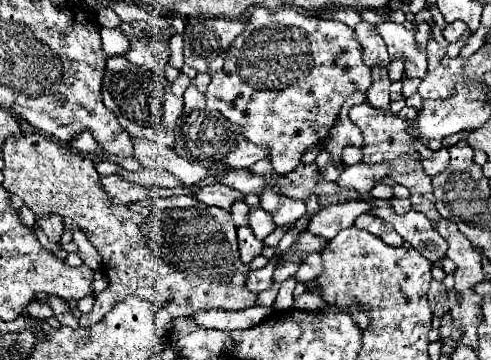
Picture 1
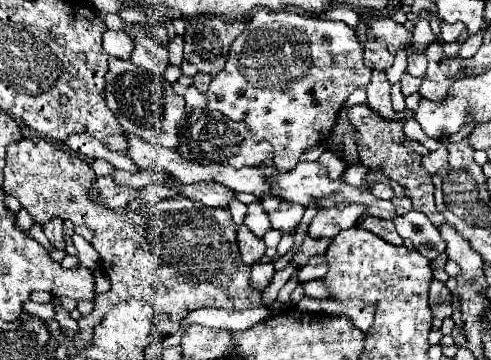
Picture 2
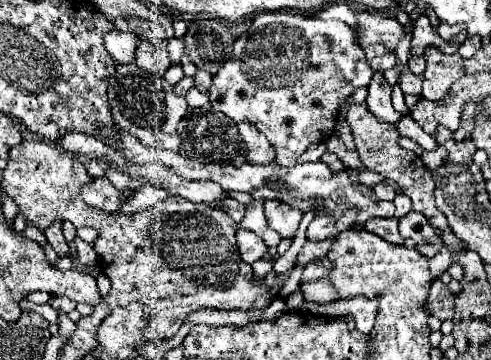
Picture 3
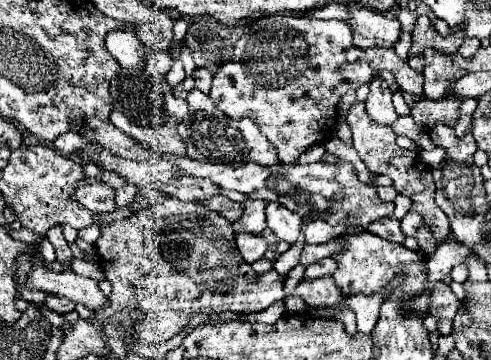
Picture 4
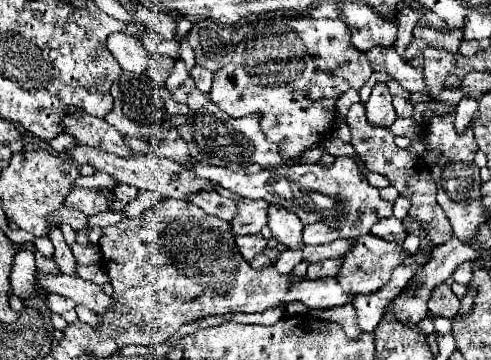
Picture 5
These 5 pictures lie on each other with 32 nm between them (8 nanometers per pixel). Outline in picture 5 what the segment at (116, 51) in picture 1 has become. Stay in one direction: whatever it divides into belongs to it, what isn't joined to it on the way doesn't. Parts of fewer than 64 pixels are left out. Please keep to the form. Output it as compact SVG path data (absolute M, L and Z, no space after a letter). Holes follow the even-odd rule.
M112 34L108 36L106 44L112 56L120 62L122 70L128 70L134 74L144 74L150 70L150 56L139 40L124 34Z

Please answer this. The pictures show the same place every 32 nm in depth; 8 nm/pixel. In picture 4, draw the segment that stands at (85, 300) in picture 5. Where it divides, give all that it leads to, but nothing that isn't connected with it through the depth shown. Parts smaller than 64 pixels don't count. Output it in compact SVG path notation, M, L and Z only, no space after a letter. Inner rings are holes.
M34 258L34 268L30 272L26 286L32 290L44 290L48 294L66 296L72 302L76 302L76 304L80 302L90 310L98 310L104 304L108 304L108 298L102 294L96 280L78 276L76 272L54 274L48 268L44 268L38 258Z

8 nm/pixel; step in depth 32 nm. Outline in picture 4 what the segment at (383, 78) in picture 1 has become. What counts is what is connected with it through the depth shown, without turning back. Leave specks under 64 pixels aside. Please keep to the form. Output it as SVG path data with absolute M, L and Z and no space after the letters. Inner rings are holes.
M380 78L372 80L370 96L366 100L366 112L370 120L374 120L376 124L386 124L386 126L390 126L398 118L392 106L392 92L388 88L388 82Z

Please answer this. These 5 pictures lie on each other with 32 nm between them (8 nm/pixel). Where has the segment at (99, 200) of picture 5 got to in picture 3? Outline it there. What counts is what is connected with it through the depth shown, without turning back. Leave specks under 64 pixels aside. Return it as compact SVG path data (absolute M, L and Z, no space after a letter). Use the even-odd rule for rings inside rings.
M96 178L94 182L84 184L80 196L88 206L100 208L104 212L118 212L122 200L122 192L116 190L106 178Z

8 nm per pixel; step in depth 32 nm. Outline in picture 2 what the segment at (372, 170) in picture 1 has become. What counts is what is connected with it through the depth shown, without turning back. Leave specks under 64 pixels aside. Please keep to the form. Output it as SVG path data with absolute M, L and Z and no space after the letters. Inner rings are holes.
M356 164L356 166L346 168L346 172L344 172L344 180L346 180L348 184L356 186L356 188L370 188L370 186L364 182L364 176L370 174L370 172L372 172L372 170L364 168L362 164Z

